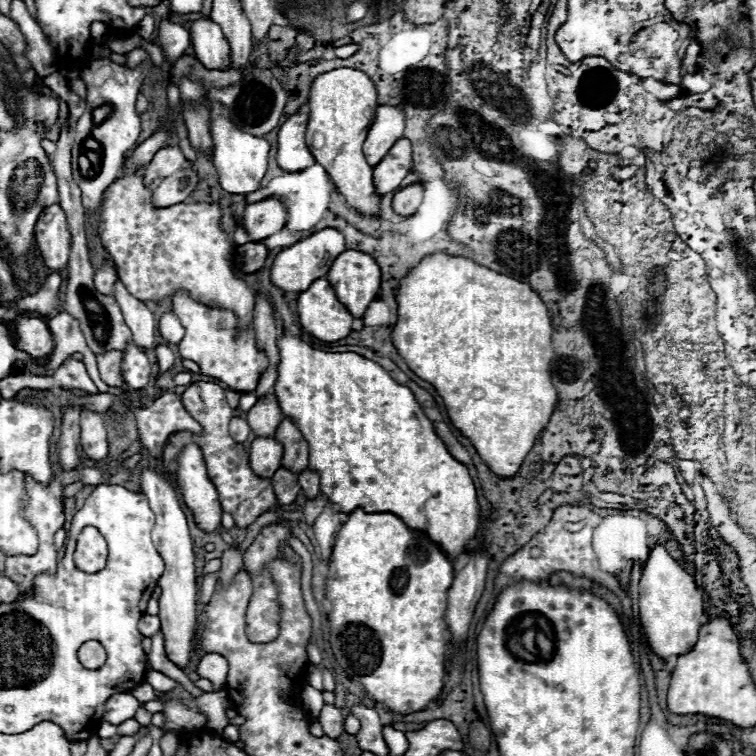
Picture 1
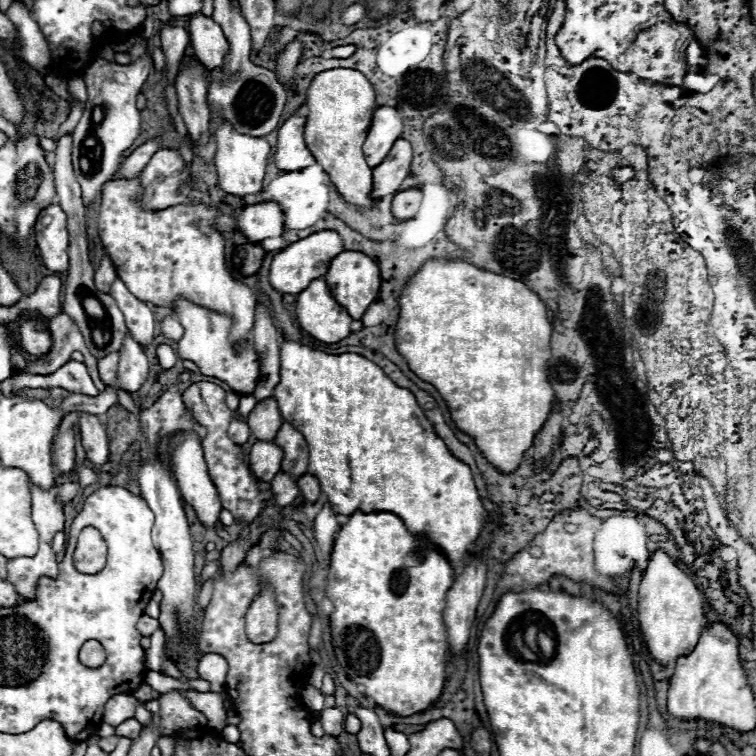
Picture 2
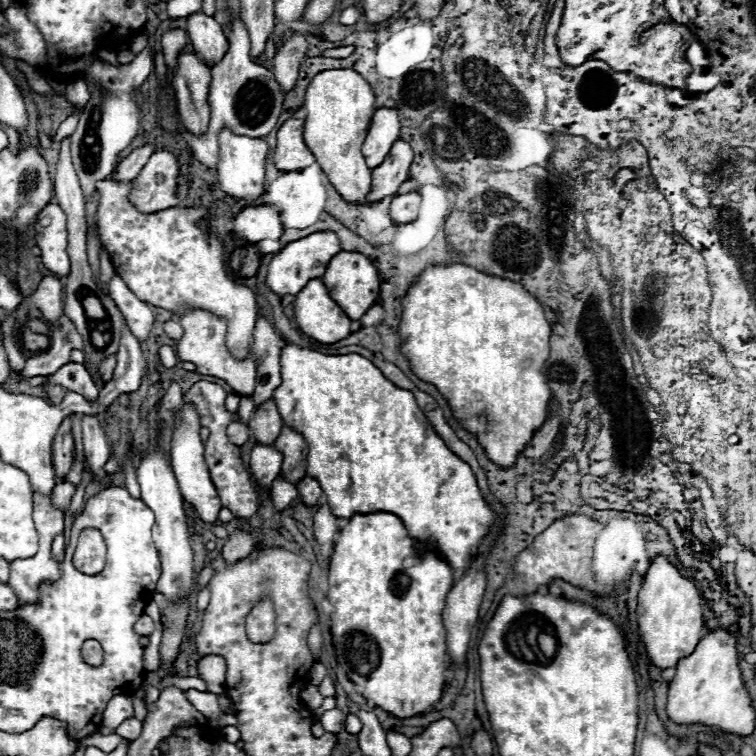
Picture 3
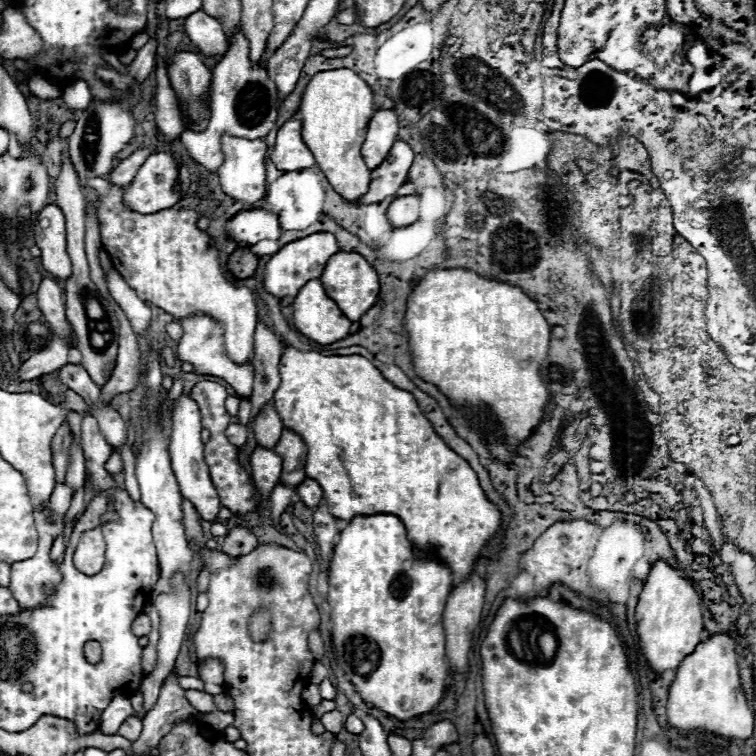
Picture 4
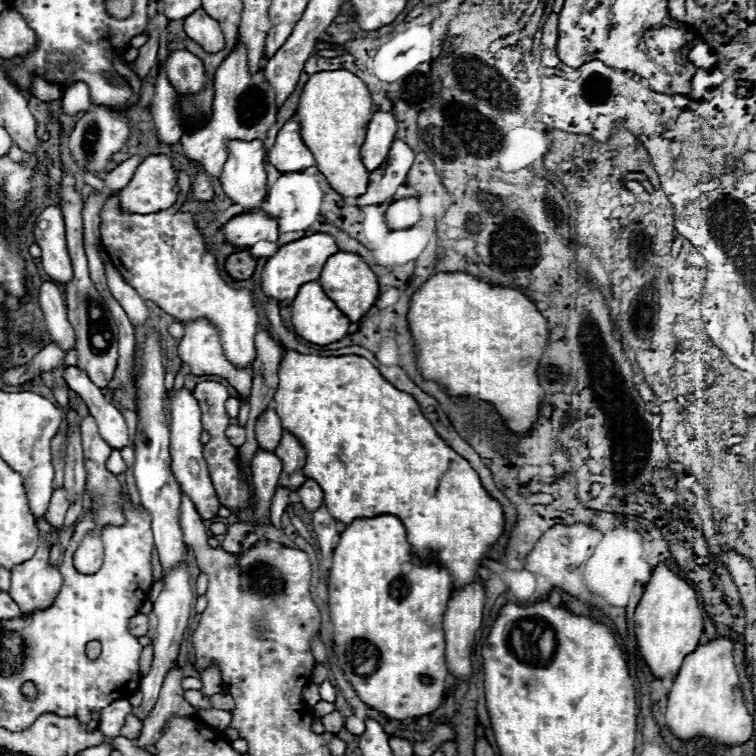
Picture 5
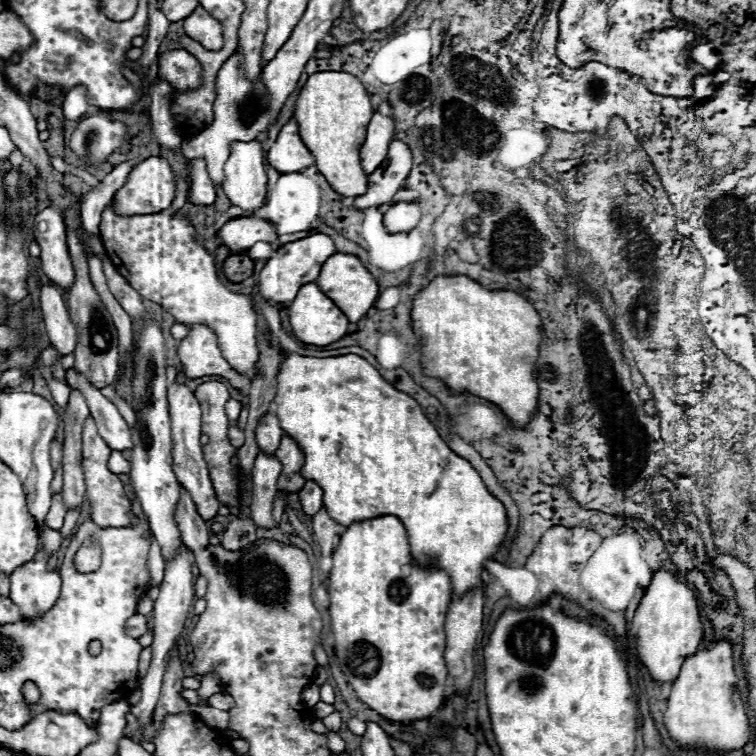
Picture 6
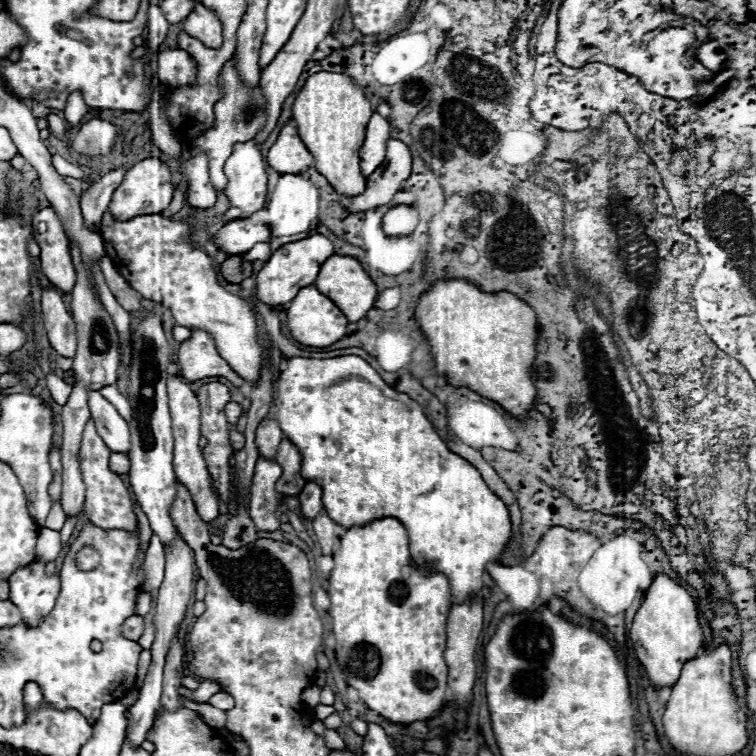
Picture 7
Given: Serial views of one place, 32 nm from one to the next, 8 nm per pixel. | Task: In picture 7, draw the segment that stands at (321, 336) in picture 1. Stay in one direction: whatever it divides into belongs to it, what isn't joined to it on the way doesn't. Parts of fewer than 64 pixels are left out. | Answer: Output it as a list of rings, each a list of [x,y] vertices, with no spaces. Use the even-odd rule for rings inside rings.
[[[316,286],[302,288],[296,294],[296,298],[290,302],[286,316],[288,316],[288,328],[290,328],[292,338],[302,346],[324,348],[324,346],[330,346],[330,344],[334,344],[346,336],[348,320],[344,318],[344,314],[336,308],[336,304],[330,298],[326,298],[324,294],[320,294],[316,290]]]

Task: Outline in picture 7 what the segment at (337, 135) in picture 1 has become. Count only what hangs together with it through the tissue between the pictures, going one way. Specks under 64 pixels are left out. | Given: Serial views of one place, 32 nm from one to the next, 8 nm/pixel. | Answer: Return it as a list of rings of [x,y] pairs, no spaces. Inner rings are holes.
[[[332,72],[312,74],[292,104],[292,120],[316,160],[316,170],[328,178],[336,192],[344,192],[346,196],[362,194],[366,188],[366,178],[358,166],[358,150],[364,144],[366,124],[372,114],[374,110],[362,90],[348,76]]]

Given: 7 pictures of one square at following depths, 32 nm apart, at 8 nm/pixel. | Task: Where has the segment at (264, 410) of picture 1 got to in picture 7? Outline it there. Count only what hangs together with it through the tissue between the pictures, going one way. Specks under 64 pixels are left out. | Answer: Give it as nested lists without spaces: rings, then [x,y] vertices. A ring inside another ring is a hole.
[[[264,418],[256,430],[256,446],[258,446],[260,456],[266,460],[274,460],[280,440],[282,440],[282,430],[278,422]]]

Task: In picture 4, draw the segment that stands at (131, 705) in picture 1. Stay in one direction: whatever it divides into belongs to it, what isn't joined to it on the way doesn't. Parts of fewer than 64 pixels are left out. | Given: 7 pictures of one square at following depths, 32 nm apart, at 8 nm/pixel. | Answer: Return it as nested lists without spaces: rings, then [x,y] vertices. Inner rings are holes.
[[[114,698],[112,702],[110,702],[110,706],[108,708],[104,708],[104,712],[102,712],[102,720],[100,720],[100,730],[104,732],[104,734],[108,734],[108,736],[112,736],[112,734],[118,734],[118,728],[122,726],[122,722],[128,718],[128,716],[132,716],[134,714],[134,710],[132,710],[132,704],[130,704],[130,700],[128,698]]]

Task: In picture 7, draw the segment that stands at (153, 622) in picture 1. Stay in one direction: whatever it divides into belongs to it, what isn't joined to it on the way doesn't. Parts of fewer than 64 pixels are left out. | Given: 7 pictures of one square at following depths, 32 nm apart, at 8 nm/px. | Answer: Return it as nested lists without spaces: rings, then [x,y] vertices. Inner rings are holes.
[[[132,616],[124,620],[124,626],[120,626],[120,632],[124,634],[124,638],[132,638],[138,640],[144,632],[144,618],[142,616]]]

